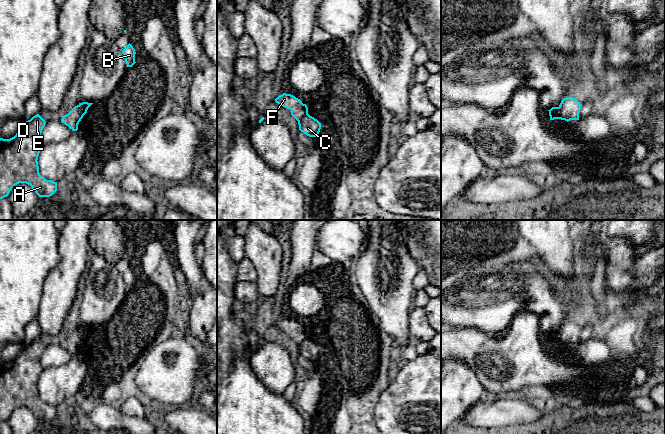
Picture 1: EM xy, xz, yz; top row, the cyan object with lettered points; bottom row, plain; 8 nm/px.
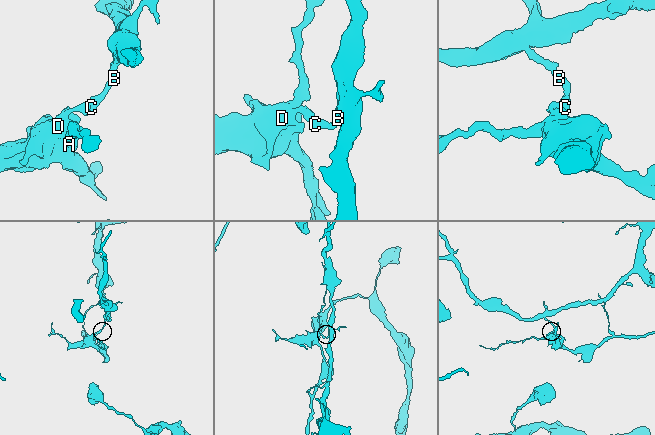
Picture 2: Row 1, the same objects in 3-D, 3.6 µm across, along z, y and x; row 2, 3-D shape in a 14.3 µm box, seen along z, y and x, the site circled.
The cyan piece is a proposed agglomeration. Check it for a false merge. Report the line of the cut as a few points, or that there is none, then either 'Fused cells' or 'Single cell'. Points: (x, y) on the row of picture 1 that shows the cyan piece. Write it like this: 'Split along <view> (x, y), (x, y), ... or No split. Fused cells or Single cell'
Split along yz (558, 107), (564, 119). Fused cells

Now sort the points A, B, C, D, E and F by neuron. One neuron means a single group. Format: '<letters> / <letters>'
A D E F / B C

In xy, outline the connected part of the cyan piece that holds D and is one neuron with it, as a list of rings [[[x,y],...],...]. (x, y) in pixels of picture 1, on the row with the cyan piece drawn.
[[[37,114],[26,121],[14,137],[0,138],[0,199],[7,197],[19,183],[30,185],[39,197],[50,197],[57,191],[57,182],[47,180],[39,173],[37,160],[43,147],[41,133],[45,124],[46,121]]]

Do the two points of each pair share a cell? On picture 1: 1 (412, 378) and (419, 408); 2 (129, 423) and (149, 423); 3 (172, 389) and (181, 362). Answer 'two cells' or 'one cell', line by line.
1: one cell
2: one cell
3: one cell

